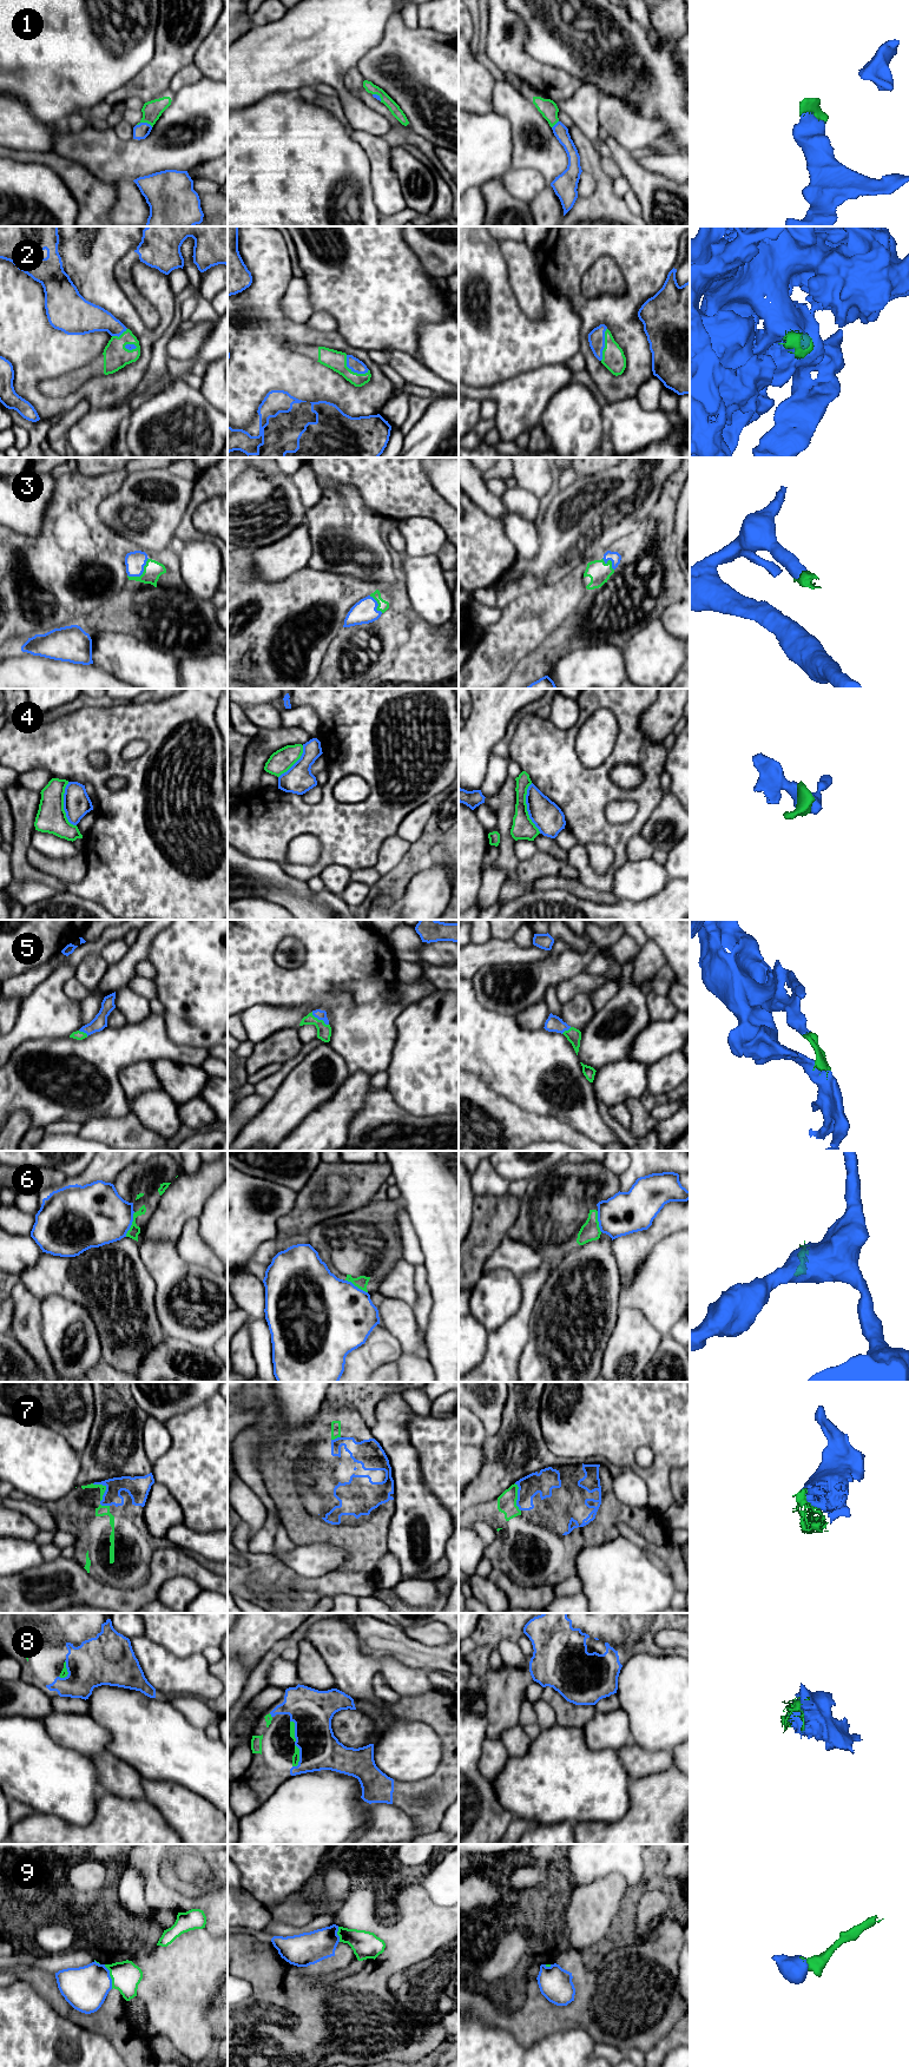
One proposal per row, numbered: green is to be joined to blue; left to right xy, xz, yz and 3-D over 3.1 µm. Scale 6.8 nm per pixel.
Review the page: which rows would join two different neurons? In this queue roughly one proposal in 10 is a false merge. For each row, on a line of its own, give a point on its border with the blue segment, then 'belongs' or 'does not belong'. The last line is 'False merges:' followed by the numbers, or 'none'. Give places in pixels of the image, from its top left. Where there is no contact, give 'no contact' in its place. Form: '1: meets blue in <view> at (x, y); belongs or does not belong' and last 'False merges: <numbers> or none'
1: meets blue in xy at (145, 123); belongs
2: meets blue in xz at (353, 370); belongs
3: meets blue in xy at (142, 573); belongs
4: meets blue in yz at (527, 808); does not belong
5: meets blue in xz at (320, 1019); belongs
6: meets blue in xy at (131, 1224); does not belong
7: meets blue in xy at (106, 1488); belongs
8: meets blue in xz at (300, 1757); belongs
9: meets blue in xy at (110, 1976); belongs
False merges: 4, 6

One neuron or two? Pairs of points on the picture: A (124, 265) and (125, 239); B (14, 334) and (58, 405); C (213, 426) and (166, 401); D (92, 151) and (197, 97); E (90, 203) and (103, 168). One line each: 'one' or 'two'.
A: two
B: one
C: one
D: one
E: two

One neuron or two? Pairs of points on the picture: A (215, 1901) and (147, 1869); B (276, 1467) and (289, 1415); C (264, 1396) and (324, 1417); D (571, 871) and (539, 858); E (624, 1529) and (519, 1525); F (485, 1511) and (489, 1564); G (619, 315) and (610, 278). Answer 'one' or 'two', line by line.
A: one
B: two
C: one
D: one
E: two
F: two
G: two

